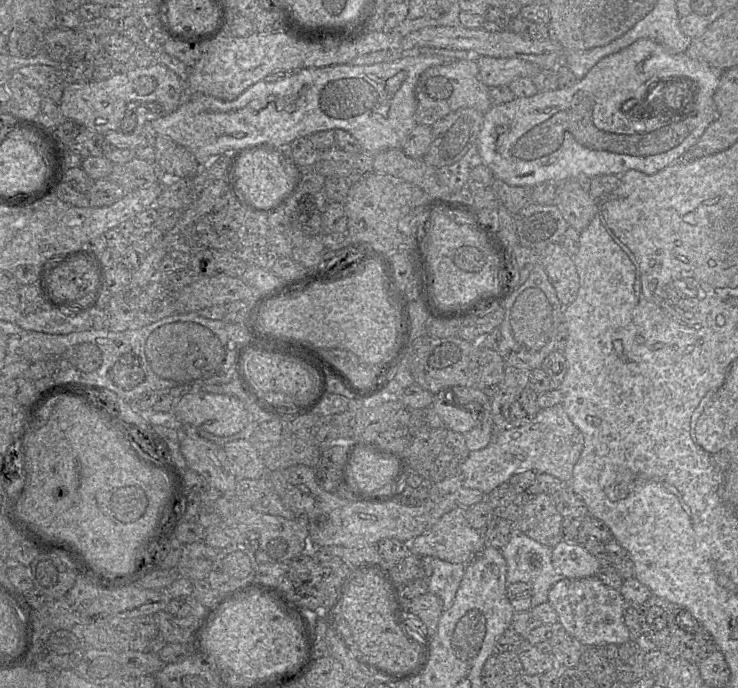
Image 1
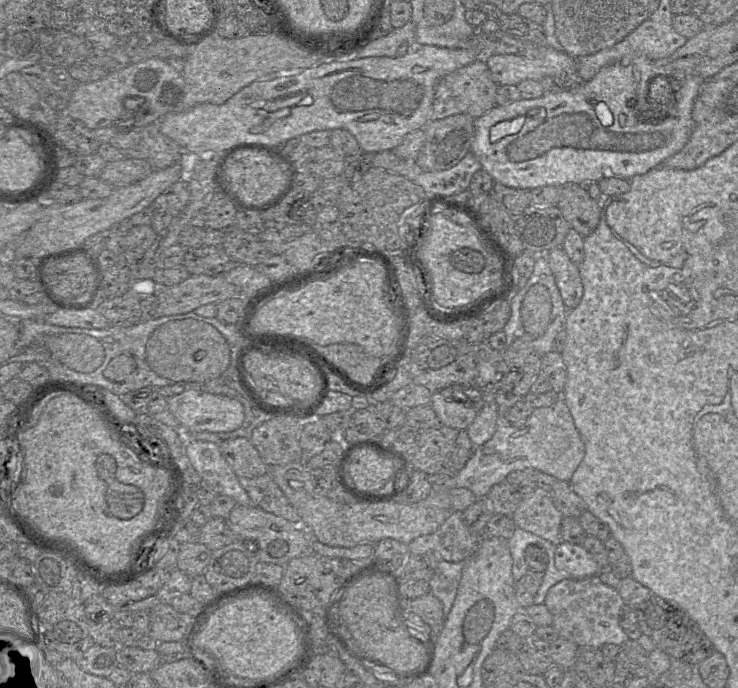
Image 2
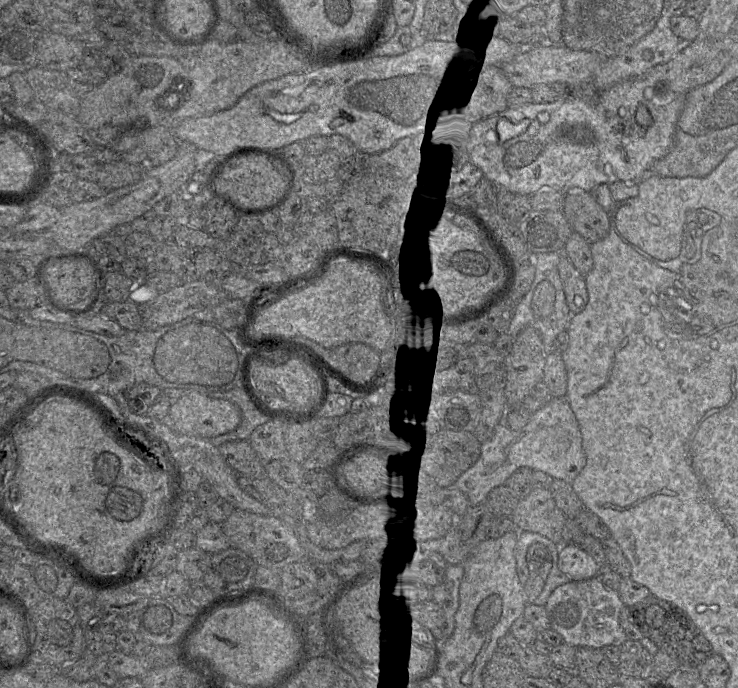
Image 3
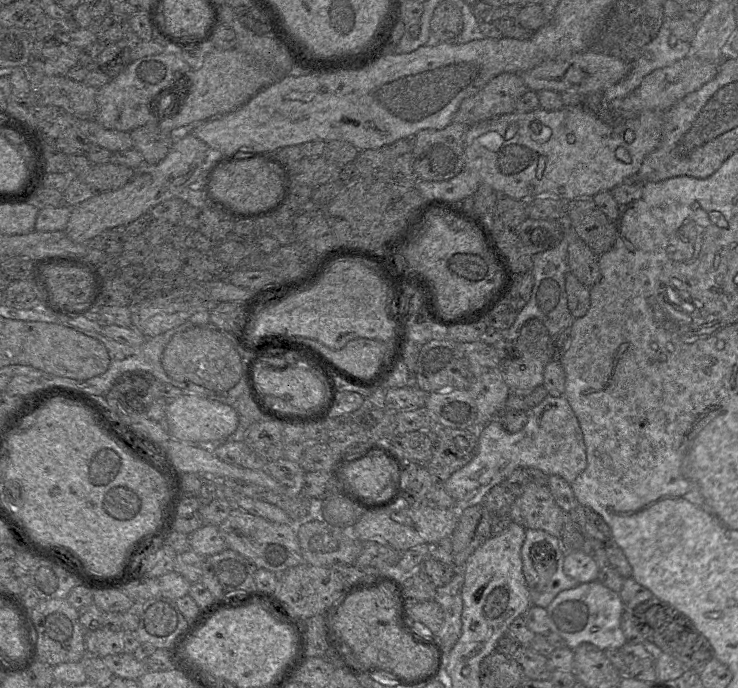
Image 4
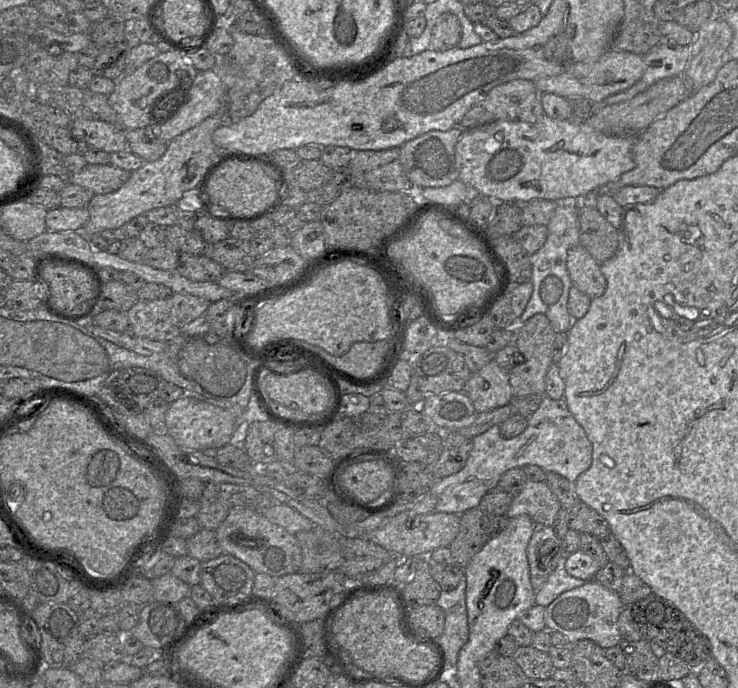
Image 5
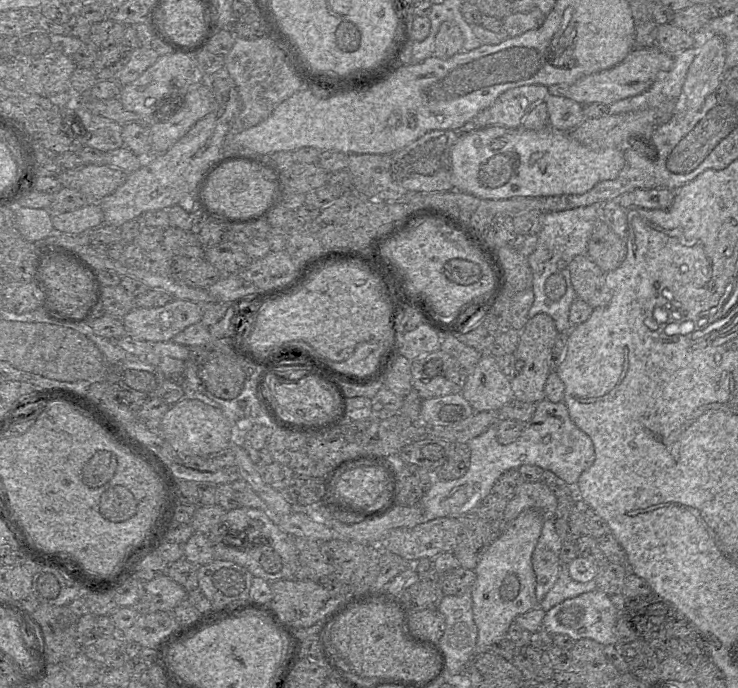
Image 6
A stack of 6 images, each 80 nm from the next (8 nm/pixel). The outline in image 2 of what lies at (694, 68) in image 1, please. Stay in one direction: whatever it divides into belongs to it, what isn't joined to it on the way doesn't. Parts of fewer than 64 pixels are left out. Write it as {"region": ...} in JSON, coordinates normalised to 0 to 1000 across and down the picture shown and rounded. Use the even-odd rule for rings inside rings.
{"region":[[[864,84],[851,93],[832,92],[814,99],[809,108],[799,115],[780,125],[776,129],[766,131],[755,135],[737,135],[726,144],[705,144],[690,153],[671,153],[665,160],[650,169],[642,176],[642,199],[638,212],[638,221],[650,235],[653,246],[665,254],[671,265],[683,270],[705,275],[724,275],[736,270],[763,272],[770,267],[795,269],[802,265],[812,265],[818,259],[844,259],[854,262],[862,254],[870,254],[881,247],[896,241],[905,230],[919,222],[931,209],[940,188],[940,176],[938,173],[938,160],[942,144],[954,115],[946,110],[932,110],[930,113],[912,113],[920,122],[912,137],[912,157],[898,157],[898,126],[908,122],[902,115],[896,115],[885,121],[885,137],[882,144],[875,144],[873,134],[879,126],[883,115],[889,113],[888,108],[900,106],[900,97],[894,89],[878,84]]]}

